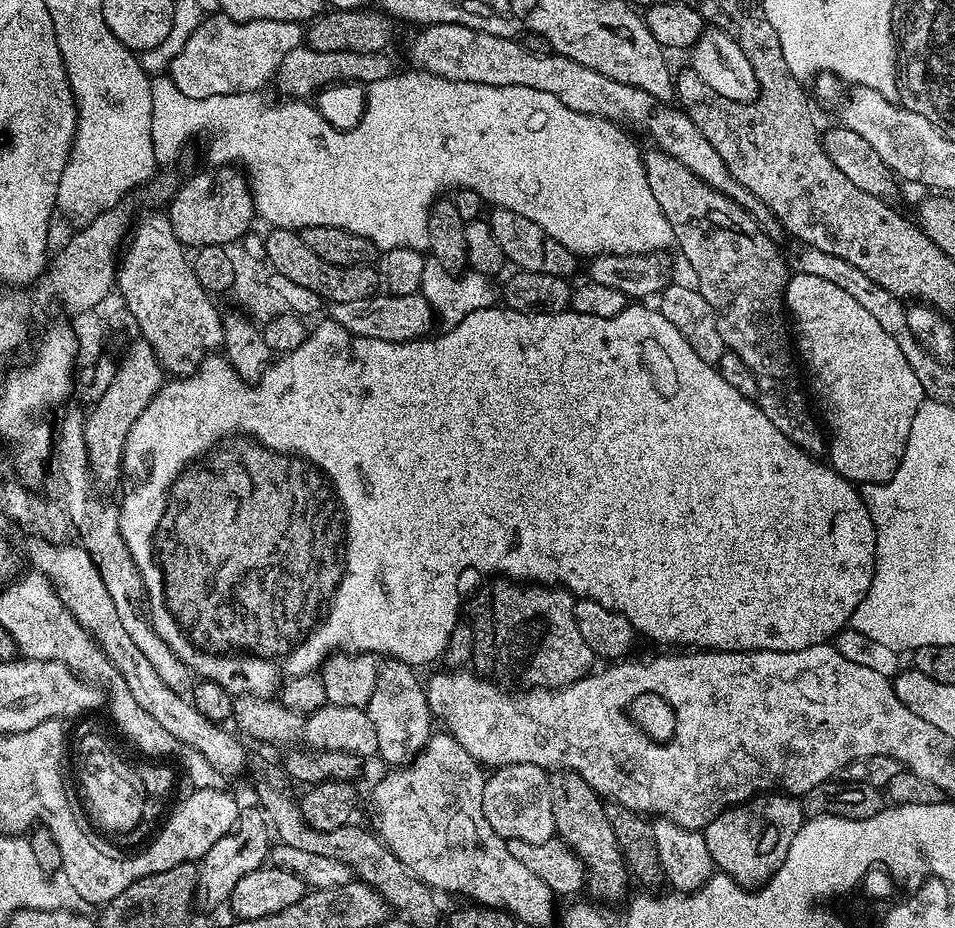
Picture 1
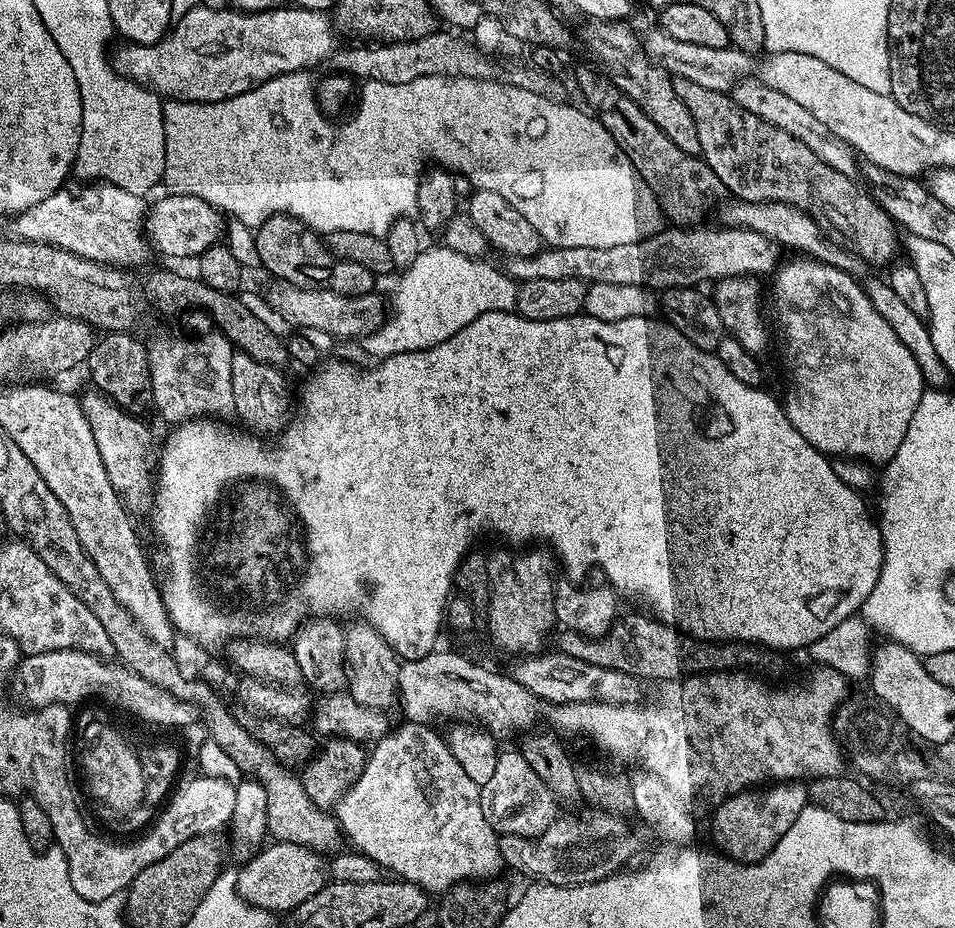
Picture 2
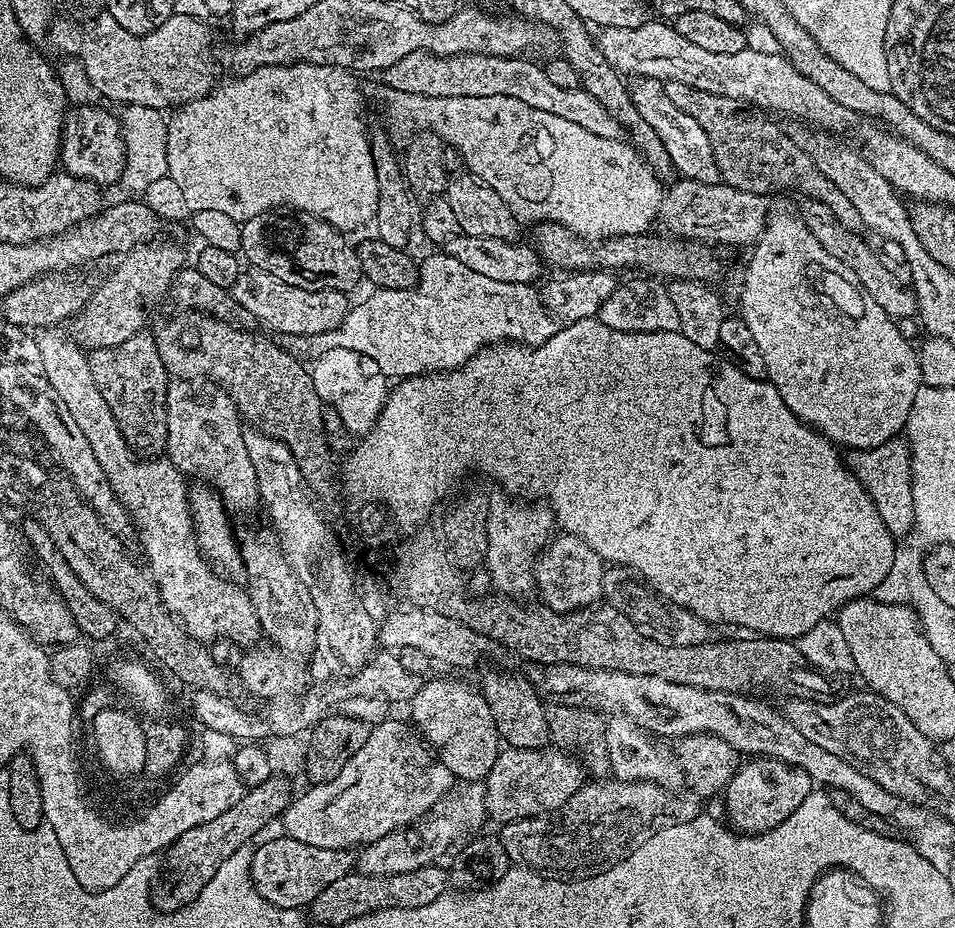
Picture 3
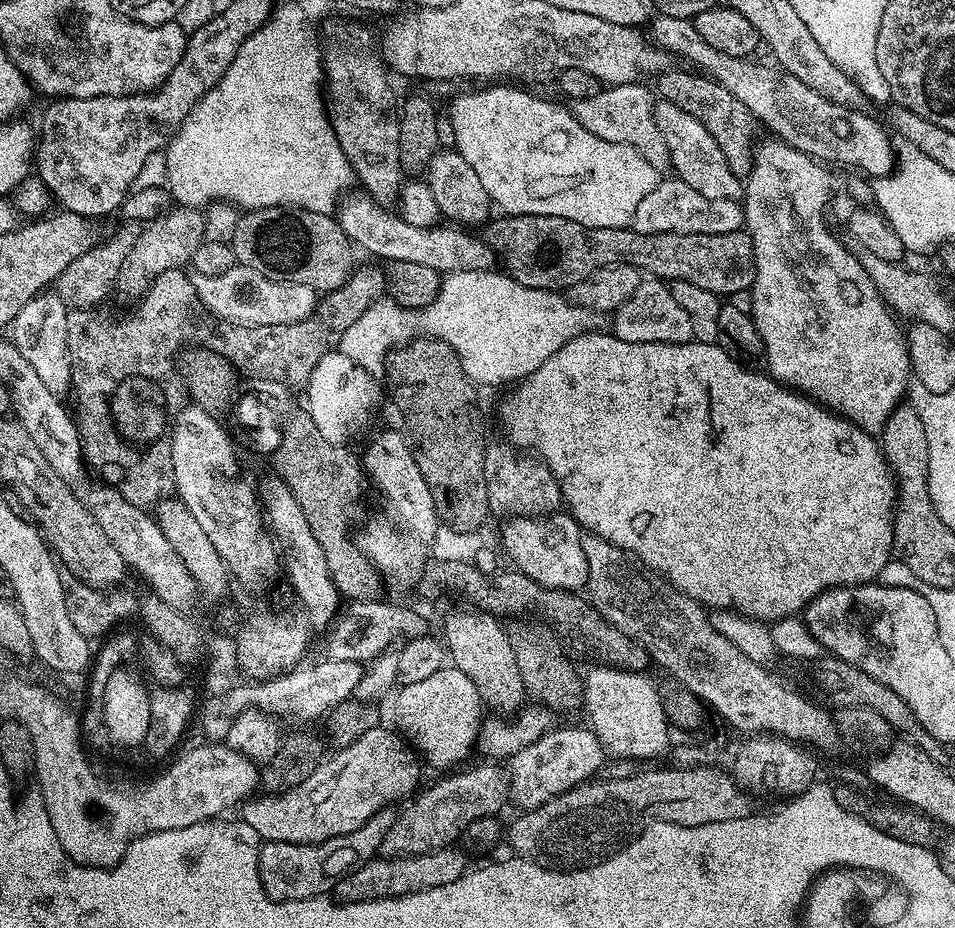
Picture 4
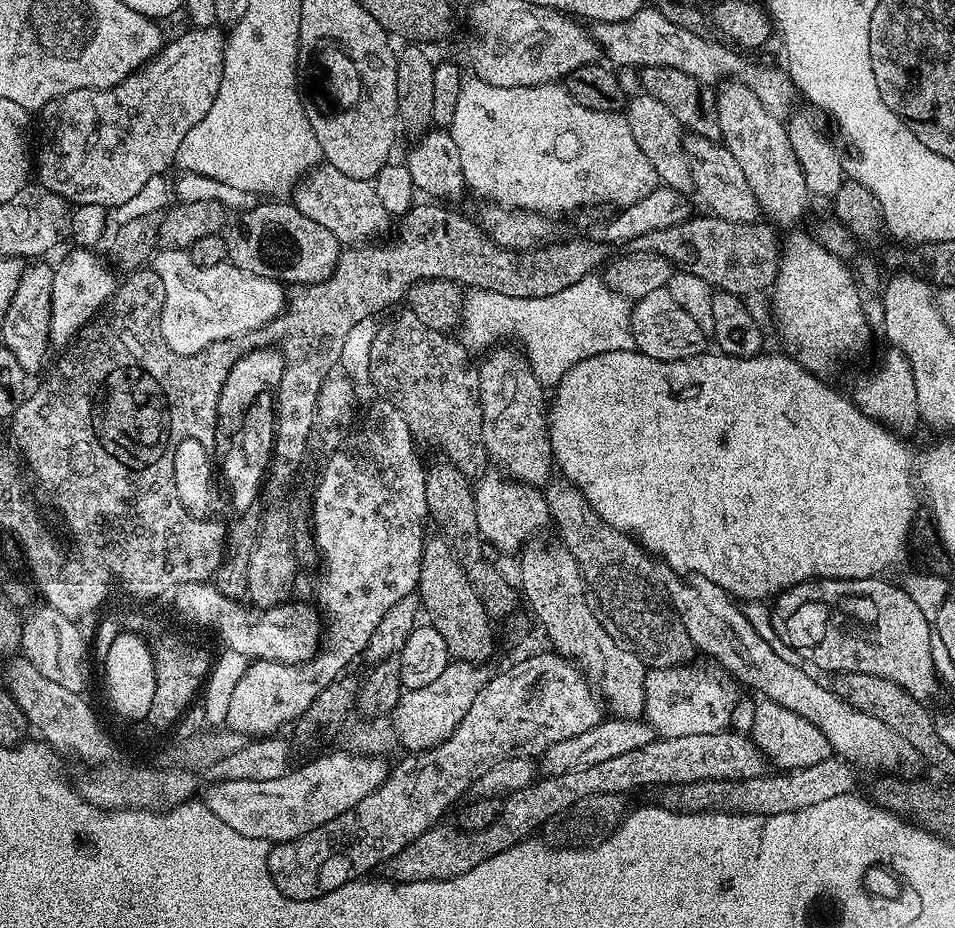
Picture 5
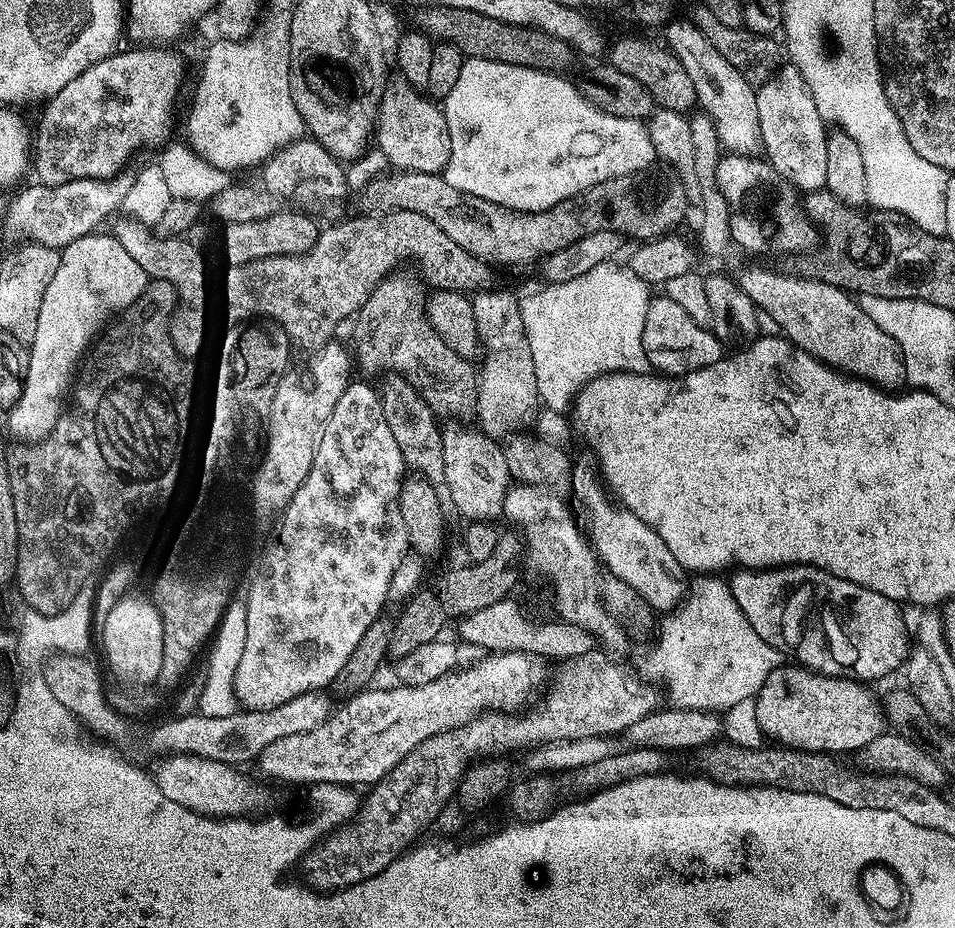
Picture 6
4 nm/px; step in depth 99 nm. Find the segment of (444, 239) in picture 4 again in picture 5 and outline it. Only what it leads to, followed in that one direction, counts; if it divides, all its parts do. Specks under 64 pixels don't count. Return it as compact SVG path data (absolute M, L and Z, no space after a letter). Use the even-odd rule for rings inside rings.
M328 162L321 163L308 173L303 183L295 189L294 203L299 212L306 214L306 218L314 218L314 222L318 222L318 226L326 226L326 230L330 230L330 234L334 234L334 238L338 238L341 245L344 246L375 241L377 238L383 237L380 235L387 230L388 223L390 223L386 206L382 206L373 181L350 178L346 174L342 174L339 166L333 166Z

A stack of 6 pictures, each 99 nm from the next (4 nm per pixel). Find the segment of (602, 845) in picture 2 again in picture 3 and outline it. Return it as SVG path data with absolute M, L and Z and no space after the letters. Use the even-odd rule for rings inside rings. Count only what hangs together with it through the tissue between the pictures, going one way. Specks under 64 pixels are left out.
M600 778L593 782L585 782L558 810L548 812L544 816L510 822L499 829L498 835L513 865L529 868L545 880L594 878L618 866L618 862L622 862L630 853L638 850L638 846L642 846L646 838L654 838L658 830L690 822L695 816L701 815L701 797L691 790L680 791L665 788L663 784L654 784L651 780L626 782L615 778Z

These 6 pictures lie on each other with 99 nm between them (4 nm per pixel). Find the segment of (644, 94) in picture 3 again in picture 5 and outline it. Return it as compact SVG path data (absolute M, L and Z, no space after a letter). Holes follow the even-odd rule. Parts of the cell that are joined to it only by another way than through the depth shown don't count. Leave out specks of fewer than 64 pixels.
M688 134L684 138L686 158L690 162L690 172L694 174L695 195L704 199L708 207L705 209L711 215L721 216L730 222L753 223L761 215L760 203L756 201L750 182L746 182L746 174L742 174L742 166L738 166L734 154L730 154L723 143L708 139L707 135L697 134Z

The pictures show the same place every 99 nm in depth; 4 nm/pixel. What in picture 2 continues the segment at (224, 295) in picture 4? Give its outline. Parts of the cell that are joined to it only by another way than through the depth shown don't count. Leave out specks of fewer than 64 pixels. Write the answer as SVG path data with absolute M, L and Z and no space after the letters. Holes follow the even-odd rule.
M273 279L271 283L266 291L266 299L278 314L282 314L285 322L296 330L322 330L323 334L348 340L351 336L363 338L369 332L379 330L386 319L386 300L376 296L375 291L367 292L364 296L347 296L321 288L296 288L285 280Z

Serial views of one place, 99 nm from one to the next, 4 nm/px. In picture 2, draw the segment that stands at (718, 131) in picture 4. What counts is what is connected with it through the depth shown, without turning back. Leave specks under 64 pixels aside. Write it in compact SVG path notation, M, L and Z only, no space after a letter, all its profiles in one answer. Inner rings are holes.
M681 76L673 77L672 85L674 94L682 98L682 106L686 106L686 110L690 110L690 118L694 118L694 126L698 130L700 156L708 163L710 170L718 174L725 193L751 204L789 204L798 210L808 212L811 216L822 217L823 223L833 233L836 231L835 235L864 259L865 265L888 266L897 259L896 247L899 244L901 247L902 244L902 240L896 237L897 225L889 220L888 215L863 187L860 189L855 184L857 181L853 177L838 174L838 170L826 166L826 162L822 162L822 158L818 158L818 154L814 154L810 146L783 132L778 126L770 126L770 122L762 121L762 118L750 114L748 110L742 110L732 100L731 95L698 86L698 82L690 82L688 78Z

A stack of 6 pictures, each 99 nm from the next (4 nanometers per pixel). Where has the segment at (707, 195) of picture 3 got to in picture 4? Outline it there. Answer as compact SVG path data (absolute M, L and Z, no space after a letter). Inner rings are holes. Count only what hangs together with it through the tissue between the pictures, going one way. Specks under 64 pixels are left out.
M664 178L638 202L630 226L638 234L730 234L744 228L744 206L740 200L706 198L686 182Z

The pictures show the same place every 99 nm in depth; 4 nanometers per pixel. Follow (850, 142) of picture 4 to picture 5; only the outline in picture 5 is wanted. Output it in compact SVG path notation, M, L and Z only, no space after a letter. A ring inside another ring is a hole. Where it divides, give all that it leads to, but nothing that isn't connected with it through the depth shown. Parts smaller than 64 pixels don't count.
M659 7L640 8L634 18L626 18L622 22L593 23L590 31L593 38L600 43L603 55L609 56L614 63L621 64L624 68L639 70L648 67L673 67L690 74L690 77L707 86L738 80L750 90L754 90L754 94L758 94L758 102L762 102L762 106L766 106L770 114L788 118L796 108L794 106L798 89L783 67L767 68L764 64L751 64L744 57L747 55L741 54L735 47L719 39L708 40L707 35L690 34L690 30L676 26L674 22L670 22L670 18L666 18L666 14L660 12Z

